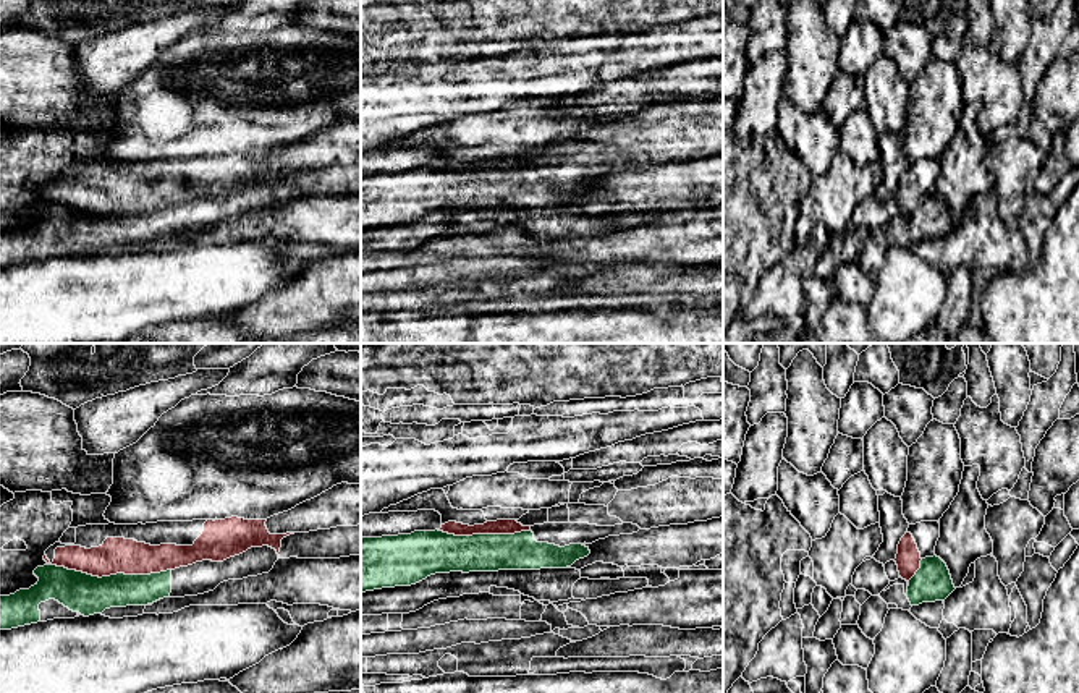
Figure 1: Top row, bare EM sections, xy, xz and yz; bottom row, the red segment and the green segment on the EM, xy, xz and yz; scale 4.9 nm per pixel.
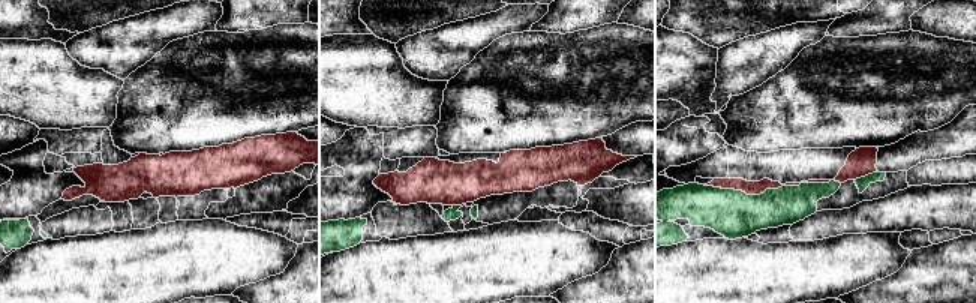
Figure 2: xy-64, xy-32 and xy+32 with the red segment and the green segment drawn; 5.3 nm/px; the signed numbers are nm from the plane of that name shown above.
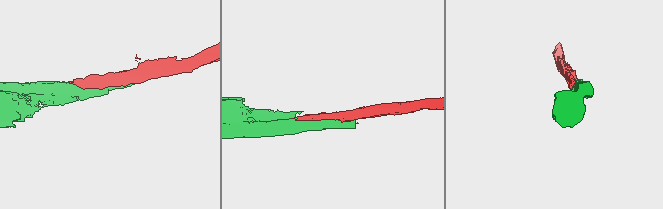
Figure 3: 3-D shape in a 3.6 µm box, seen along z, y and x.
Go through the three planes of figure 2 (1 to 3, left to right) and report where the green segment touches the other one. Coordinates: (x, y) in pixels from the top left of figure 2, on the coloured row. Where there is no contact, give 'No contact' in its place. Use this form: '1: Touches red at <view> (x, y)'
1: No contact
2: Touches red at xy-32 (458, 204)
3: Touches red at xy+32 (766, 188)

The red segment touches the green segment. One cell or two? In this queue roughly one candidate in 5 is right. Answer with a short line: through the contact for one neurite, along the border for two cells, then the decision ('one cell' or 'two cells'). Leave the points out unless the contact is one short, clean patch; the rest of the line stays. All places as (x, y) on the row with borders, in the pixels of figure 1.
two cells

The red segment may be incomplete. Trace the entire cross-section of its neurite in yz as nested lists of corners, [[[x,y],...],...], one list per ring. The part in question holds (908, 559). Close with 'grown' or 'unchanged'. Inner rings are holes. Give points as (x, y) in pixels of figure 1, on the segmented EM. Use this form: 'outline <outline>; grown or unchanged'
outline [[[920,521],[909,525],[906,534],[898,544],[896,565],[899,576],[909,581],[920,568],[920,560],[935,555],[935,546],[940,538],[938,521]]]; grown

